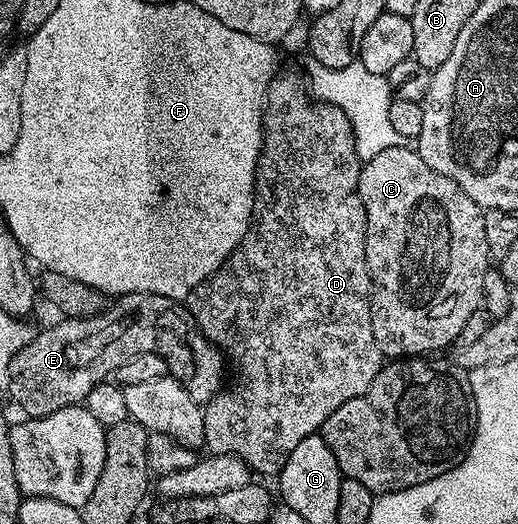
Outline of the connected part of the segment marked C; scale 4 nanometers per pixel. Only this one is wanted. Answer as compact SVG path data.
M411 146L391 147L382 149L373 159L367 160L360 168L358 189L362 197L362 205L366 213L364 226L364 252L368 262L368 276L372 279L372 328L374 341L378 341L380 350L388 357L424 357L429 353L440 353L443 347L451 348L455 338L462 333L462 329L470 315L482 307L482 281L490 269L490 256L486 243L486 230L483 224L484 211L450 177L430 169L426 161L422 161L419 150Z

